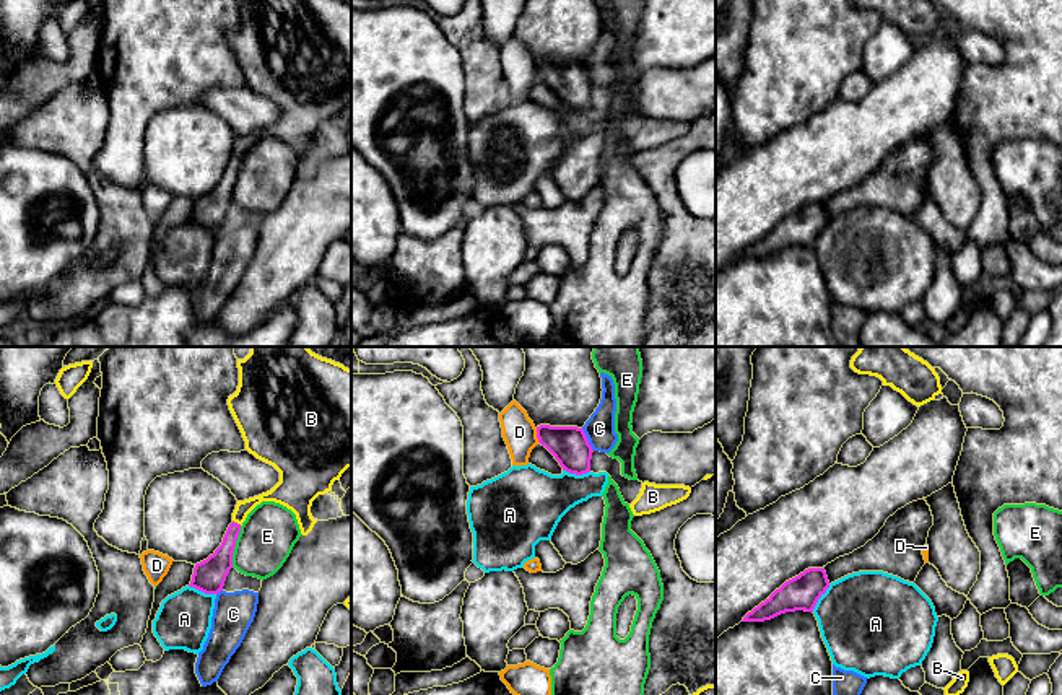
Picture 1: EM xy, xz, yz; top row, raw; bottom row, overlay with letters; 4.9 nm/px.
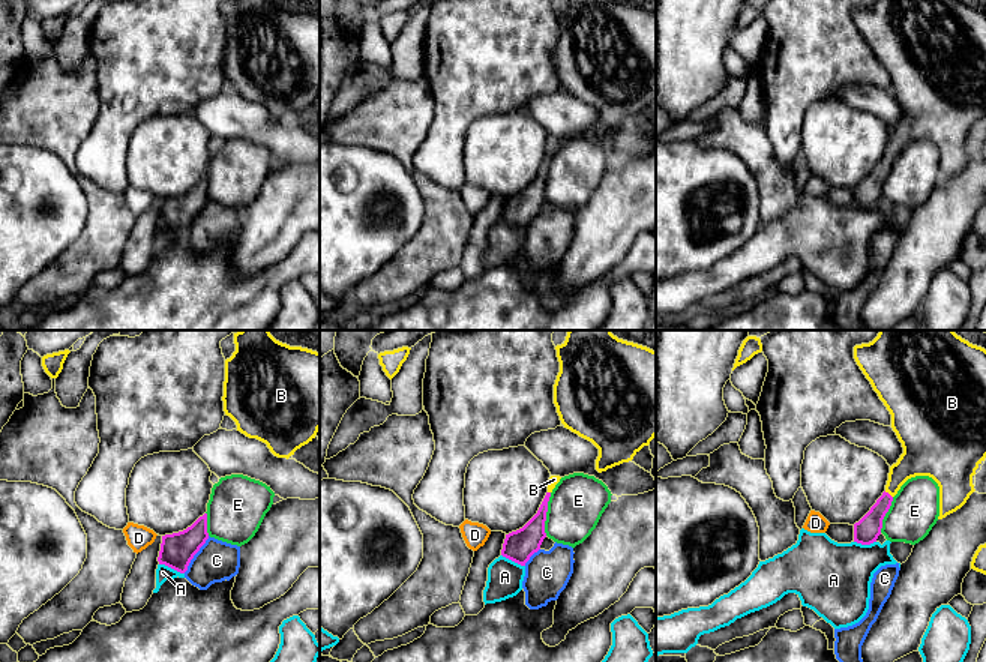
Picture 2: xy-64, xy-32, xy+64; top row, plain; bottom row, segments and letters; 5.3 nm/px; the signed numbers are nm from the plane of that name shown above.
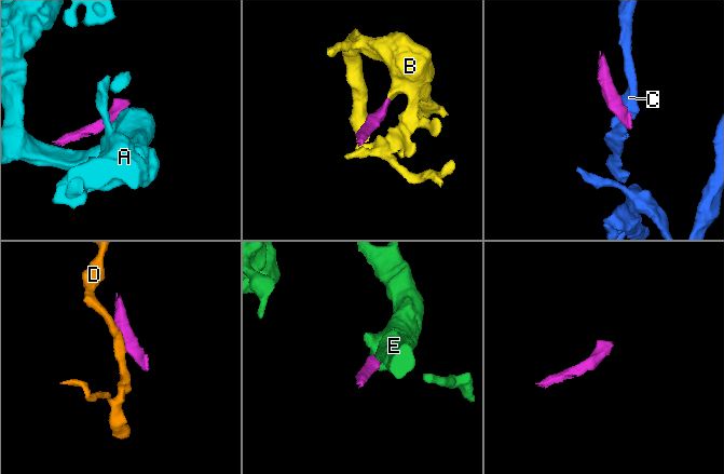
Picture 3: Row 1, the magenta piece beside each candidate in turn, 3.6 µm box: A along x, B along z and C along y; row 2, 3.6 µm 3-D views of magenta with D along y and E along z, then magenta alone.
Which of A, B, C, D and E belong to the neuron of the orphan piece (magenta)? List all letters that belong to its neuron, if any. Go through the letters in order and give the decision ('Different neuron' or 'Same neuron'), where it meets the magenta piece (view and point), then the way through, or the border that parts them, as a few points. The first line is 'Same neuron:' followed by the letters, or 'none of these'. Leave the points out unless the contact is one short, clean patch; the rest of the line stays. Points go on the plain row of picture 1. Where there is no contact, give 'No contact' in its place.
Same neuron: B
A: Different neuron. Touches magenta at yz (820, 231). Boundary: yz (830, 220), (812, 246)
B: Same neuron. Touches magenta at xy (236, 158). Path across: xy (215, 204), (223, 192), (236, 158), (252, 137), (277, 129)
C: Different neuron. Touches magenta at xz (587, 75). Boundary: xz (581, 64), (594, 85)
D: Different neuron. Touches magenta at xz (537, 70)
E: Different neuron. Touches magenta at xy (235, 181). Boundary: xy (241, 161), (236, 171), (231, 202)

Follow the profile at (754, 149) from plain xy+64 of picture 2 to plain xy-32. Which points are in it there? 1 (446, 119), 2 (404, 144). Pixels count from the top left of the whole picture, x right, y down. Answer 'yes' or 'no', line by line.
1: no
2: yes

